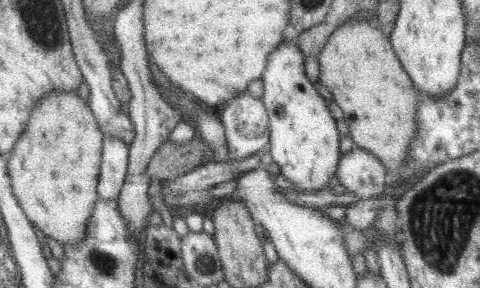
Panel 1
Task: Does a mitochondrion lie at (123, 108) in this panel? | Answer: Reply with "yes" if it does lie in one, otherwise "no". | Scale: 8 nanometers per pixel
no

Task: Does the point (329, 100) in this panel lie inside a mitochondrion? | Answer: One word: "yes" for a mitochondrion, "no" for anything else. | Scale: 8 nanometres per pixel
no

